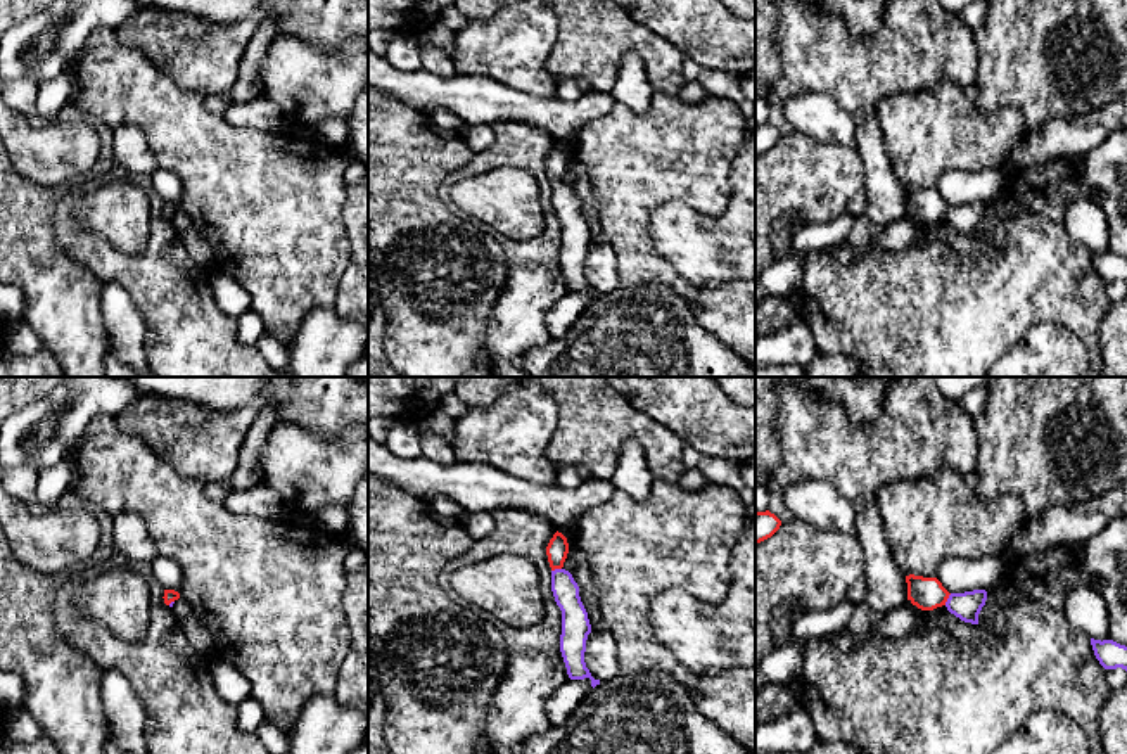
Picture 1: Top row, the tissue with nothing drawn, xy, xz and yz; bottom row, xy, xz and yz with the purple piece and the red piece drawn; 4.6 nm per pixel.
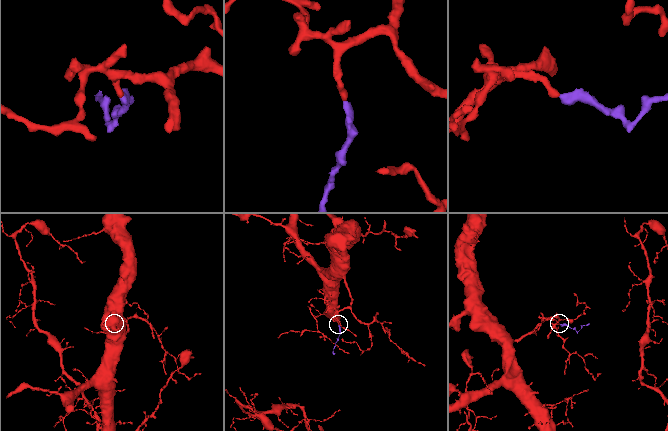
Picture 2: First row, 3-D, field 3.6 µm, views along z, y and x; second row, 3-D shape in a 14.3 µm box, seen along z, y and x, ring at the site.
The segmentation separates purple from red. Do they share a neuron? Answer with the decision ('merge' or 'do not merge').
merge

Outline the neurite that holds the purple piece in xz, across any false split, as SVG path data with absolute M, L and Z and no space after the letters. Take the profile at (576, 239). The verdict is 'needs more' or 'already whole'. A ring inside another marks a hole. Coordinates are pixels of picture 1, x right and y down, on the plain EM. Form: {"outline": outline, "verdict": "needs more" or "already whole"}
{"outline": "M555 145L546 159L548 175L551 180L551 204L557 218L562 223L562 247L560 265L570 292L591 292L591 299L600 297L586 280L584 265L586 252L591 246L588 225L579 209L579 199L572 187L564 182L564 175L569 166L567 150L562 145Z", "verdict": "needs more"}

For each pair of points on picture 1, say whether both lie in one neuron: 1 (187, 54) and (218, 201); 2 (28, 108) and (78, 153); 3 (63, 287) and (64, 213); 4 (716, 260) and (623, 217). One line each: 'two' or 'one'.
1: two
2: two
3: two
4: two

